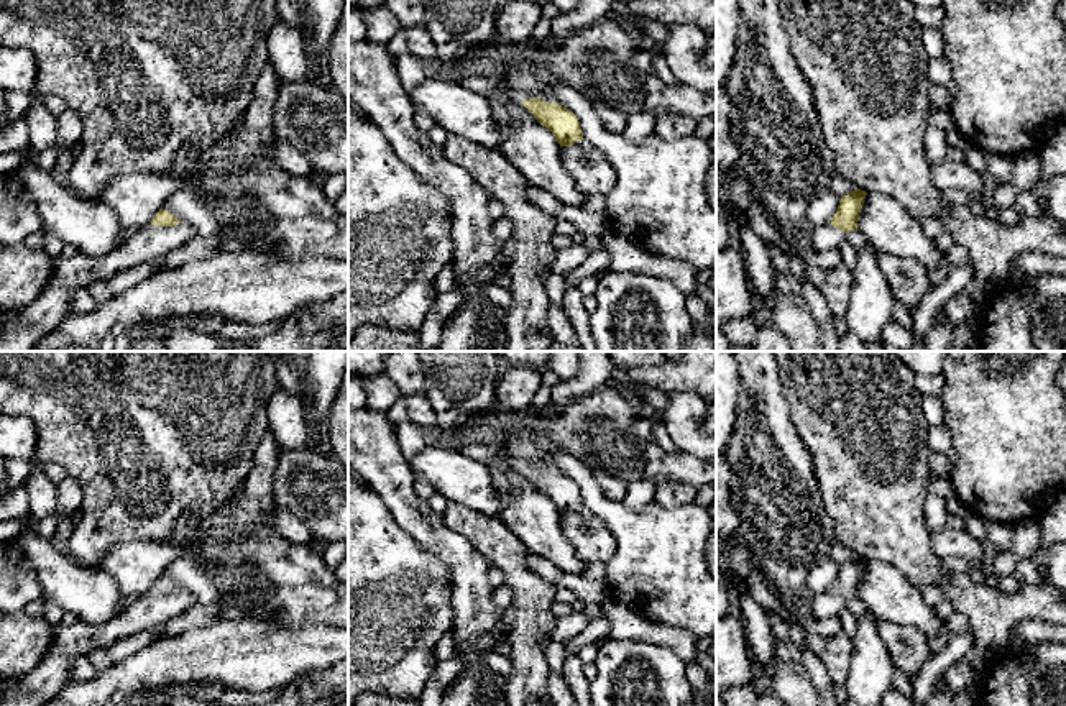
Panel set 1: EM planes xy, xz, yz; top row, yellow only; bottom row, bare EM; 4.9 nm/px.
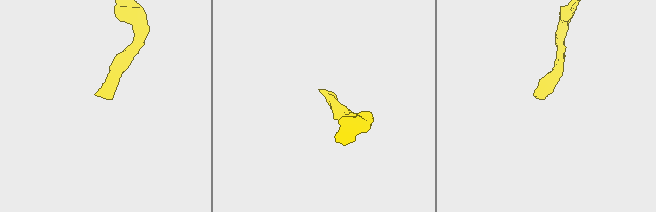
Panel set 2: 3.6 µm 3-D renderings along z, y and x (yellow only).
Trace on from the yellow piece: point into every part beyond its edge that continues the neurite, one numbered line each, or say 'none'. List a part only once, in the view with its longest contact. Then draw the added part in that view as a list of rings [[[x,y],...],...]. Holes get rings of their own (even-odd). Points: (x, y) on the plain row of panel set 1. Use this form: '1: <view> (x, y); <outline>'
1: xz (518, 463); [[[504,442],[501,443],[499,450],[508,455],[509,465],[512,466],[514,471],[522,473],[522,470],[529,466],[540,466],[549,471],[557,471],[555,465],[547,456],[540,458],[539,461],[529,461],[529,460],[519,458],[508,448]]]

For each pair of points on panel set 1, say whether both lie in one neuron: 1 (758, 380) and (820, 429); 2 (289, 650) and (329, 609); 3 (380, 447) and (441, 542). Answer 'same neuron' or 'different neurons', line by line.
1: different neurons
2: different neurons
3: same neuron

